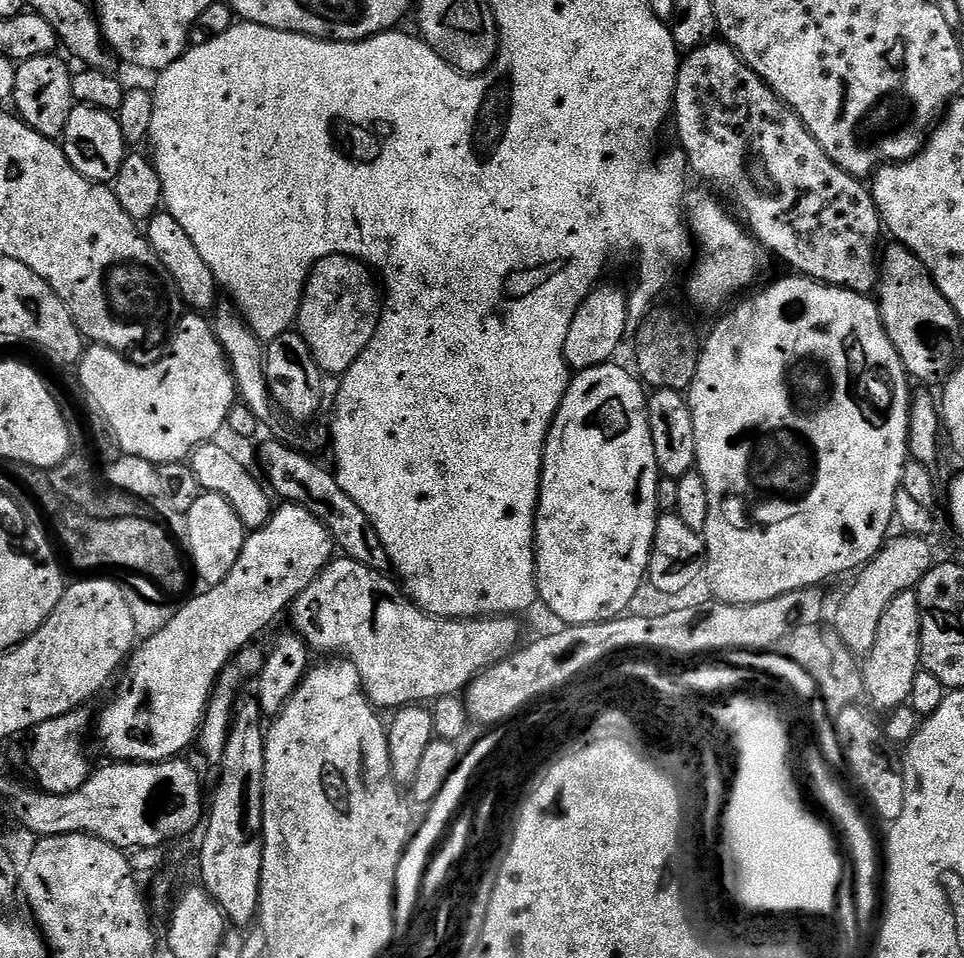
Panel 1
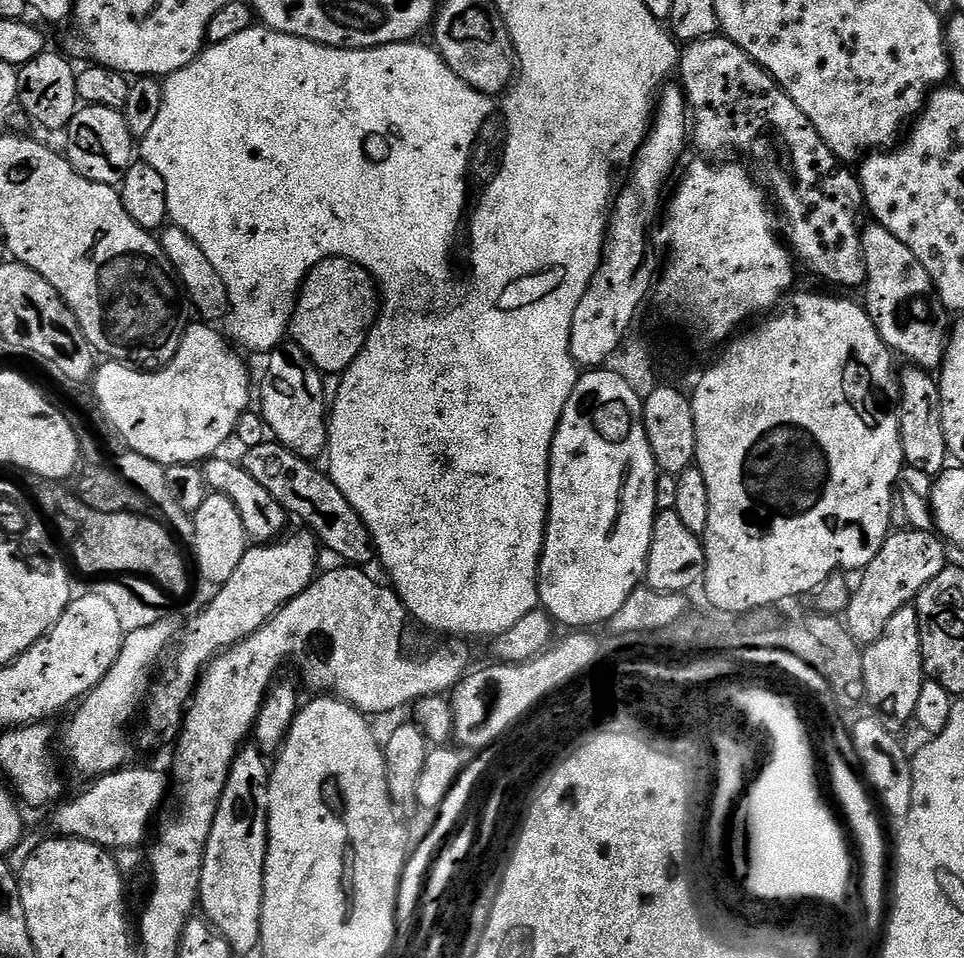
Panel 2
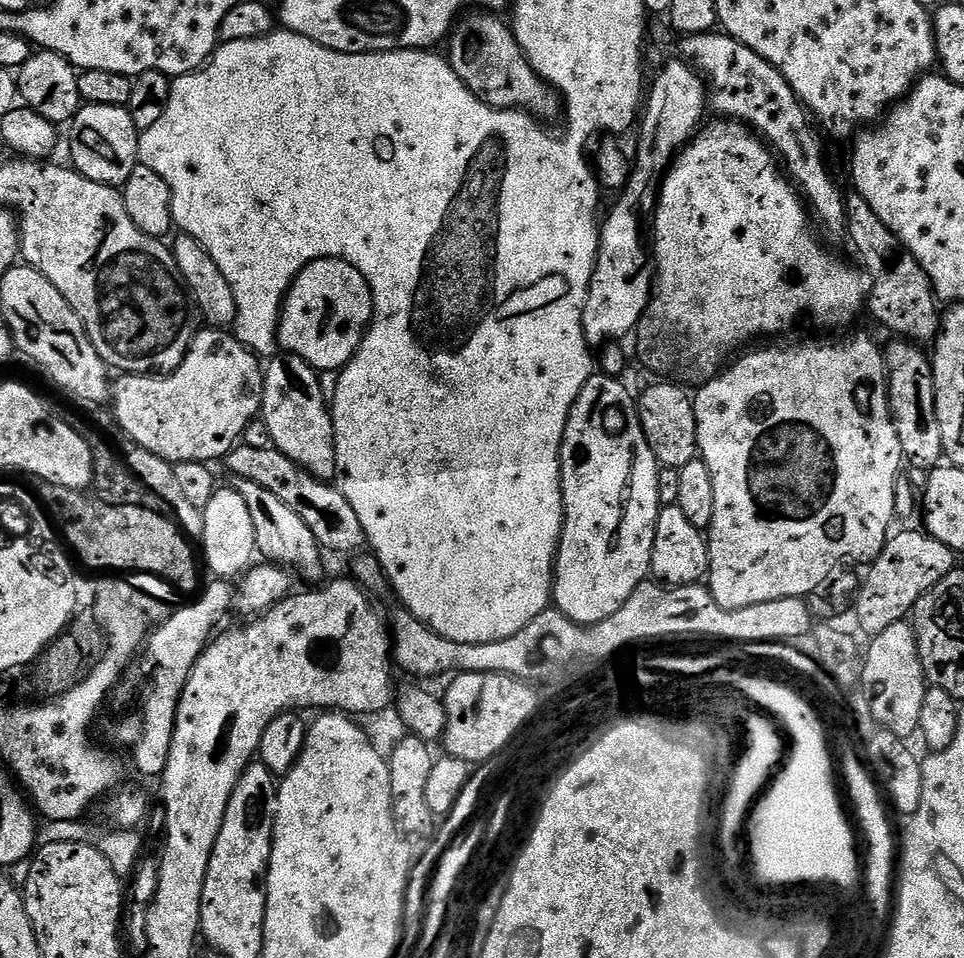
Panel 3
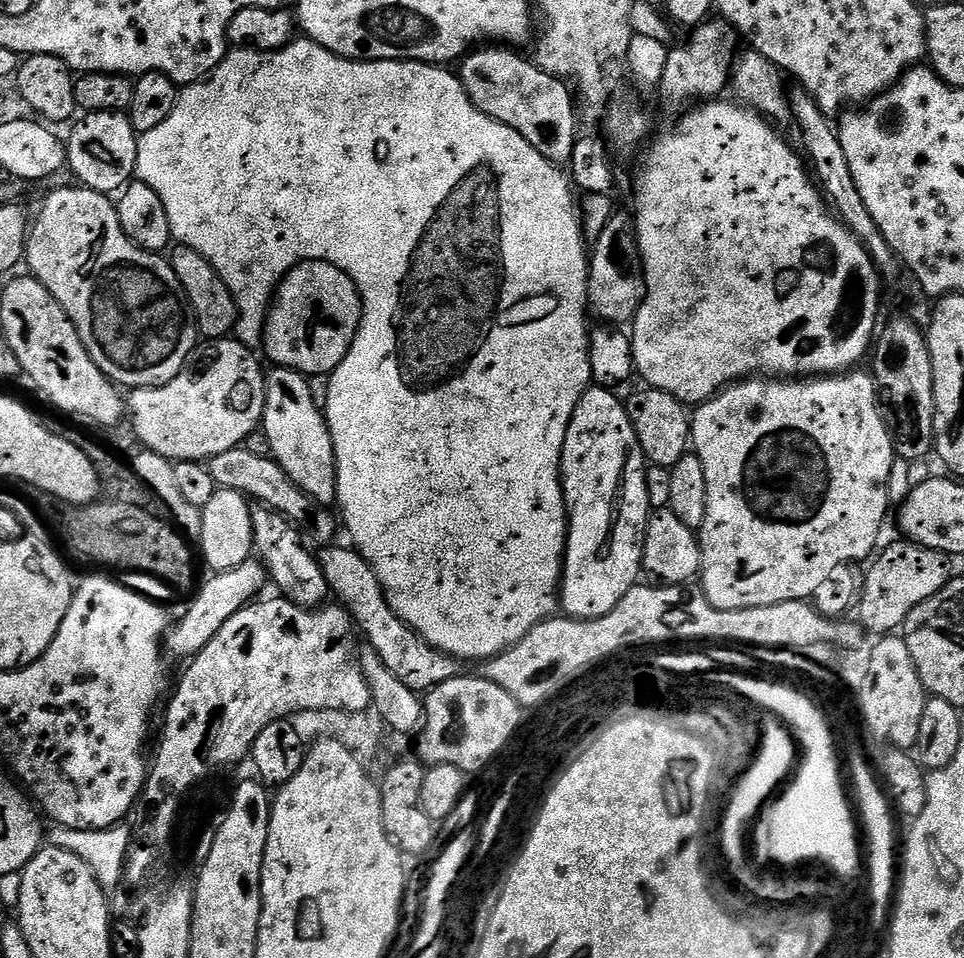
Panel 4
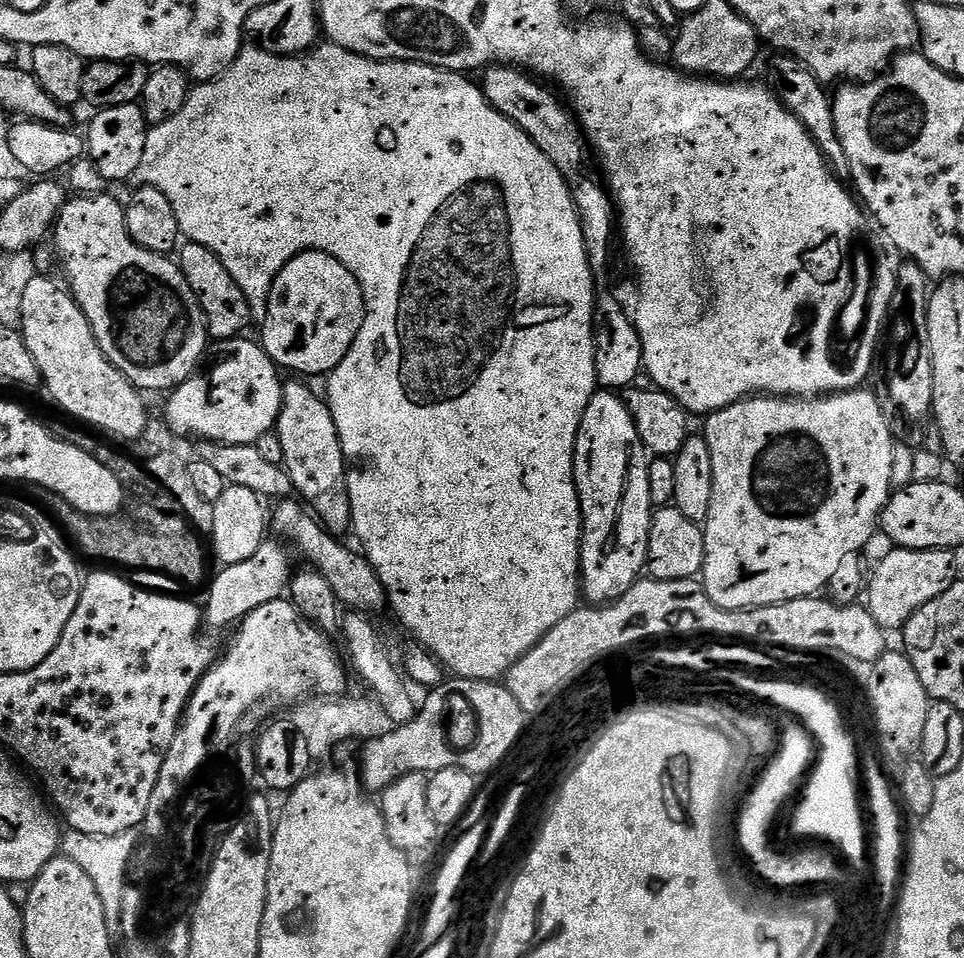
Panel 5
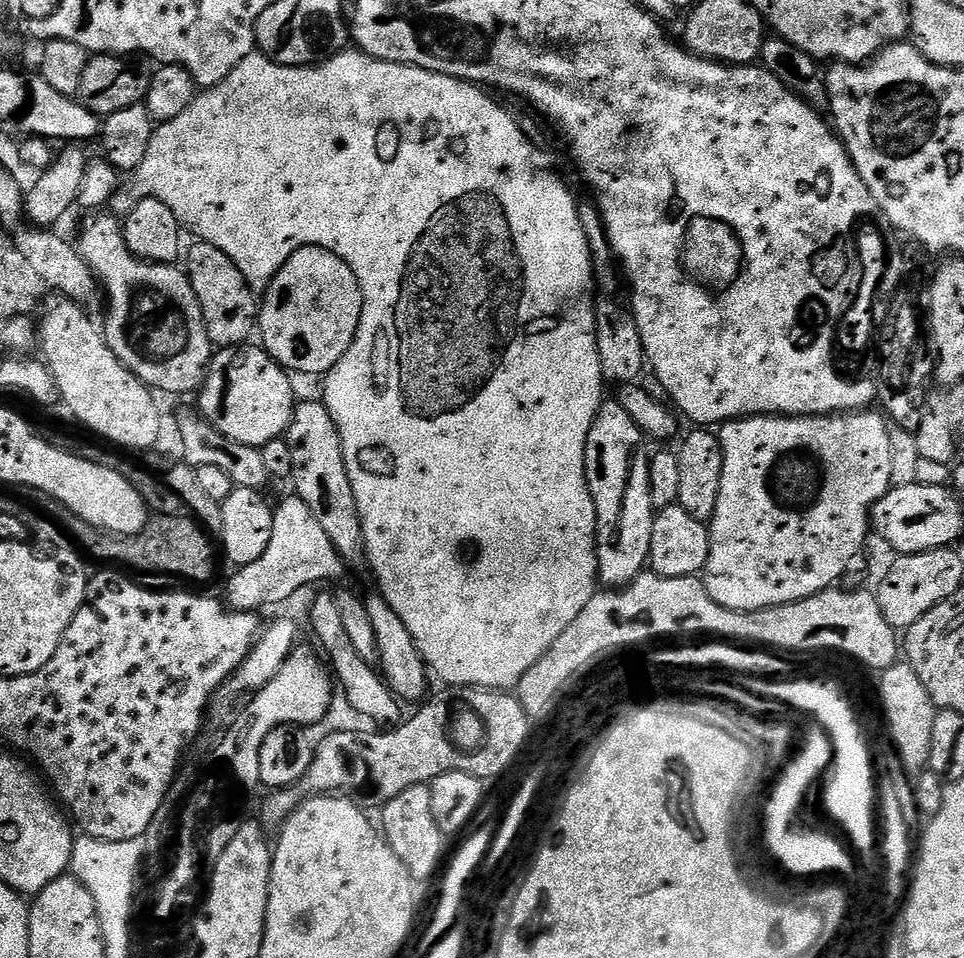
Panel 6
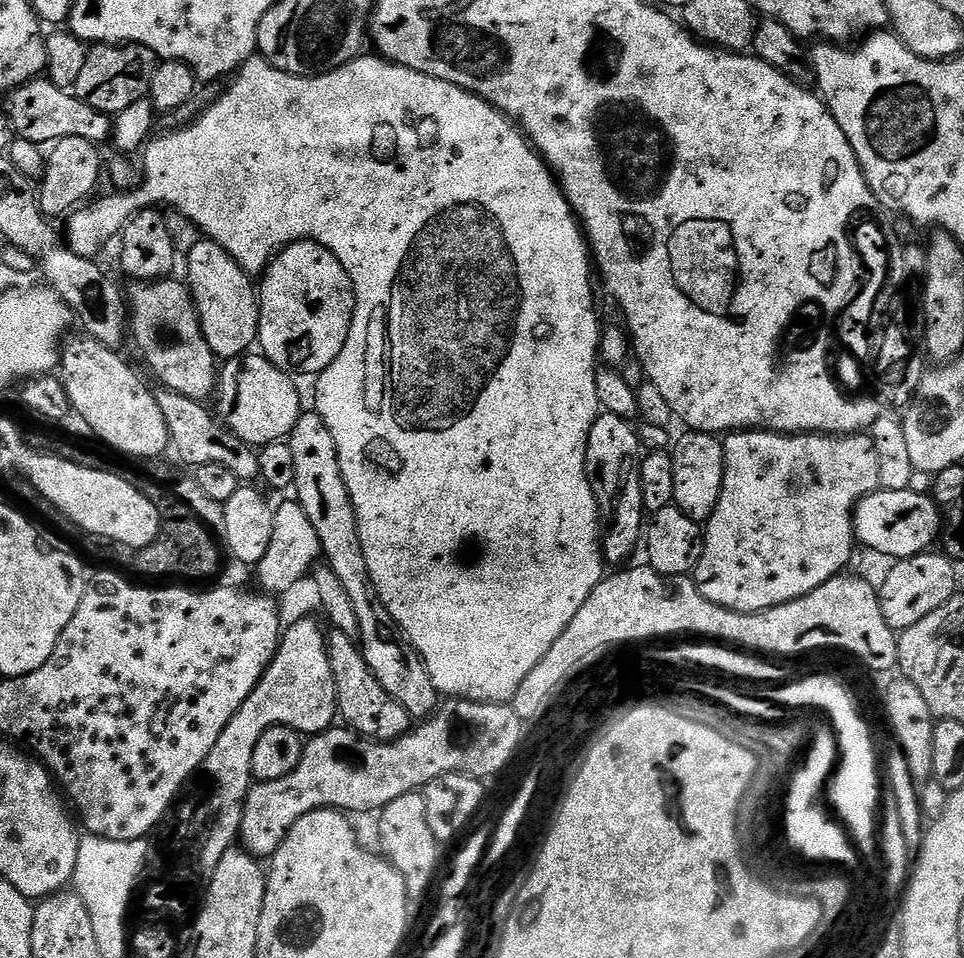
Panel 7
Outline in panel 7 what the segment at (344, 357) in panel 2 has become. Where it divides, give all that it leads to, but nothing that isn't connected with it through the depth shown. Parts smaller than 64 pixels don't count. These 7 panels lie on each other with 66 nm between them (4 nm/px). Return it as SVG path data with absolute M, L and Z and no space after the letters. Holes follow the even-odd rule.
M294 240L286 247L280 249L272 258L272 263L268 265L263 273L262 279L258 284L258 299L260 302L260 334L258 337L258 348L262 355L267 358L274 366L278 366L283 372L297 374L301 372L304 376L315 377L317 374L324 372L338 354L342 354L342 346L346 346L350 326L354 318L356 309L356 288L352 284L351 278L348 277L348 271L338 262L338 258L328 248L323 248L321 244L315 244L313 240Z

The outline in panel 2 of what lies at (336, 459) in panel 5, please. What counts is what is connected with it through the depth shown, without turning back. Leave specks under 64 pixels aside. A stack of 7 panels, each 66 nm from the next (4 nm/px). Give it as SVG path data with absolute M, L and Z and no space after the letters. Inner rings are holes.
M285 342L281 348L280 345L273 347L272 351L267 353L266 360L268 360L268 369L264 372L264 385L261 388L259 385L258 388L258 400L260 396L258 408L267 424L267 431L283 448L290 449L303 460L319 461L319 456L321 459L325 455L328 446L328 421L330 419L330 404L327 399L324 401L325 377L320 369L314 366L314 362L310 362L308 355L291 342Z

